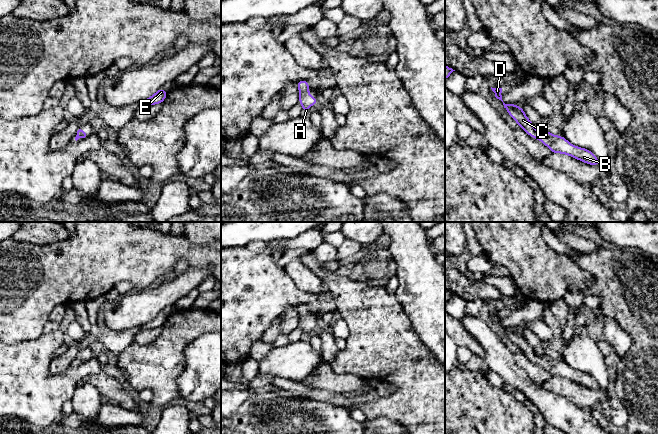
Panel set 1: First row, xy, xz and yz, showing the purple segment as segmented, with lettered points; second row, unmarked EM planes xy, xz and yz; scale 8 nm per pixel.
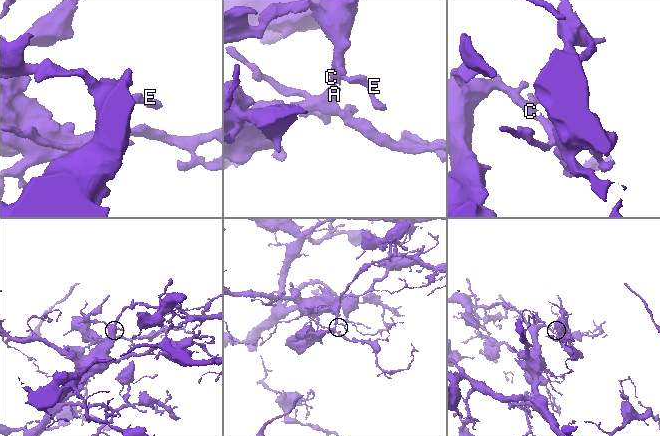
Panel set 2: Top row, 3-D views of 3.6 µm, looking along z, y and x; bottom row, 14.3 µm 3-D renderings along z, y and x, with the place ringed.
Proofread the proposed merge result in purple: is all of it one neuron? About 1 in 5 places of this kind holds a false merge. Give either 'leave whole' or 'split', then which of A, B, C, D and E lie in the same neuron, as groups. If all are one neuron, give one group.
leave whole; groups A B C D E

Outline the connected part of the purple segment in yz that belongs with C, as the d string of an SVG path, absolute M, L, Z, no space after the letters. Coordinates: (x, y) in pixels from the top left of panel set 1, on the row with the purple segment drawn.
M504 102L503 105L509 115L517 121L519 127L534 139L541 140L545 146L550 148L552 153L563 153L590 165L601 165L599 159L590 150L573 146L563 136L555 136L547 130L542 133L538 132L526 117L523 108Z

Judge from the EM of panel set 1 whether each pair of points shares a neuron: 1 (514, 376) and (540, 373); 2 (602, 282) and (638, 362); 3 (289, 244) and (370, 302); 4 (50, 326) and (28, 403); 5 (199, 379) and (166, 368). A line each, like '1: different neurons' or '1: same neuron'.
1: different neurons
2: same neuron
3: different neurons
4: different neurons
5: different neurons

